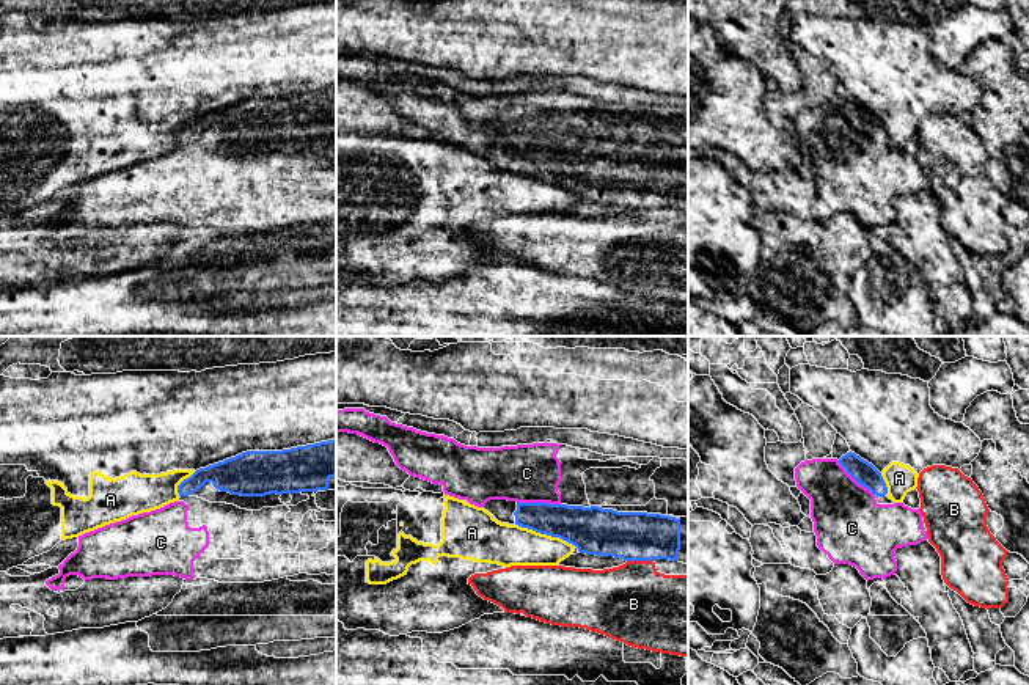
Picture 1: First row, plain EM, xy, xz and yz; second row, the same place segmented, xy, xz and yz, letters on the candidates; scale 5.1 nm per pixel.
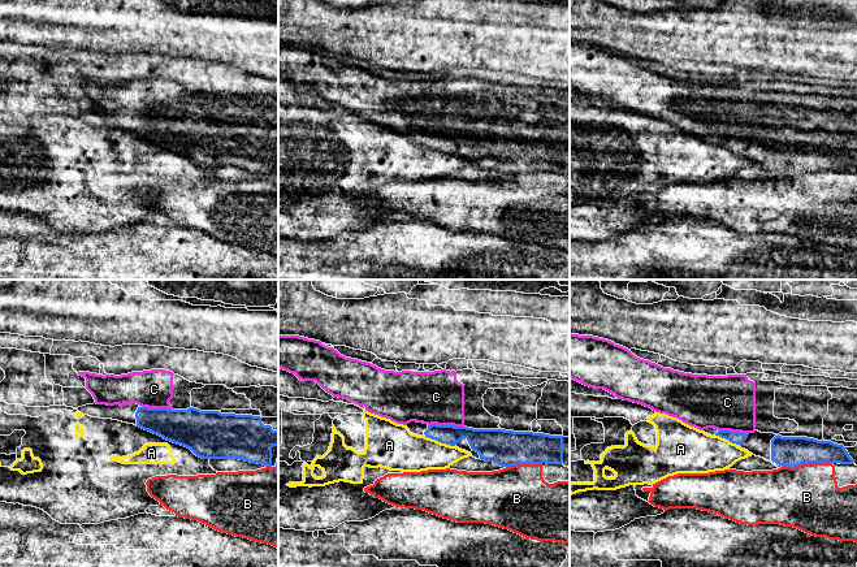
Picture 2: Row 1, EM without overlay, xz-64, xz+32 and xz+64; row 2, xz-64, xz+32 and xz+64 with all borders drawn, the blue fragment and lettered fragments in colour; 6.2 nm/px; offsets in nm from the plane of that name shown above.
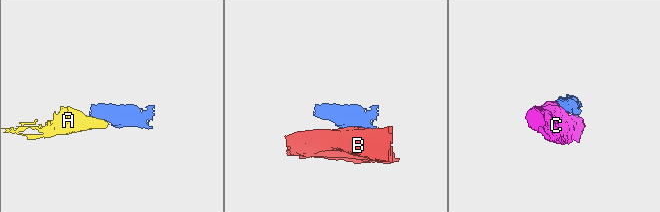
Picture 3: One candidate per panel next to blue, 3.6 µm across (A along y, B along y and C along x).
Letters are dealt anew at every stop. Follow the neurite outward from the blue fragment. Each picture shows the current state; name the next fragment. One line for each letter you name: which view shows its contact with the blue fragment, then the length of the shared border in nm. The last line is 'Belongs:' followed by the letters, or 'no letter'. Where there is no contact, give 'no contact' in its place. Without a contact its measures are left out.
C: meets blue in xz; contact 220 nm long
Belongs: C

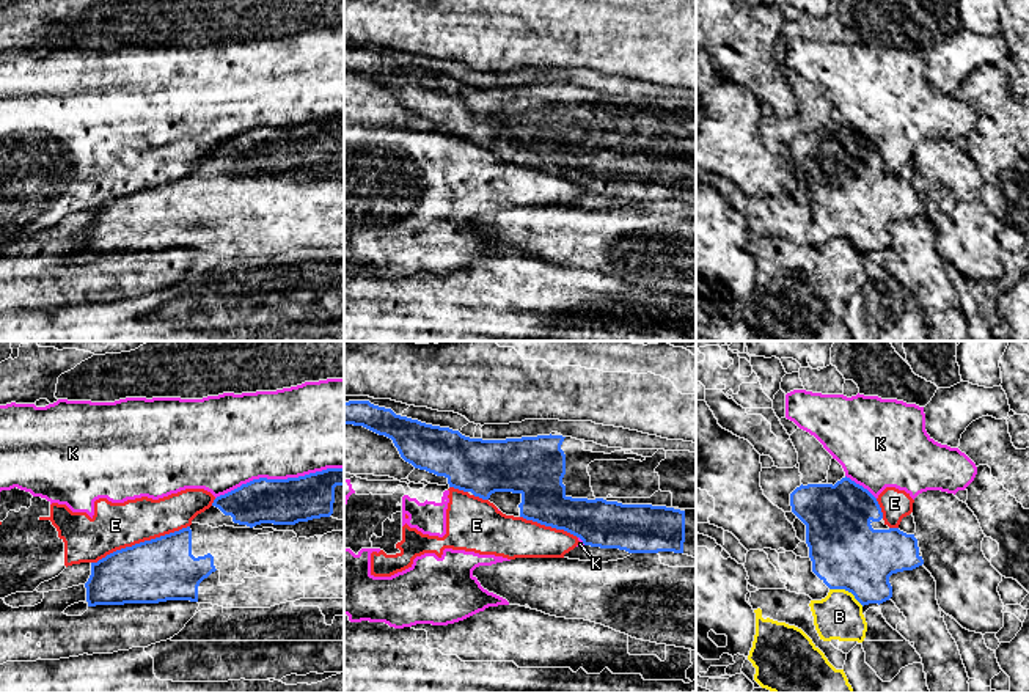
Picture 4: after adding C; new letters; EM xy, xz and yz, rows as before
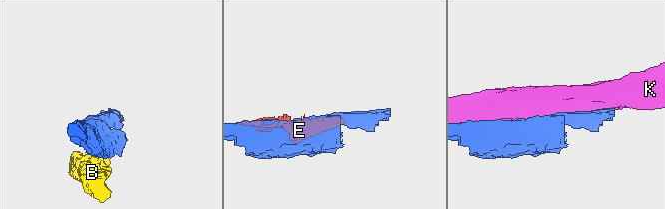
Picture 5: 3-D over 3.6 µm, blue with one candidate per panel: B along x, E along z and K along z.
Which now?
Belongs: no letter

